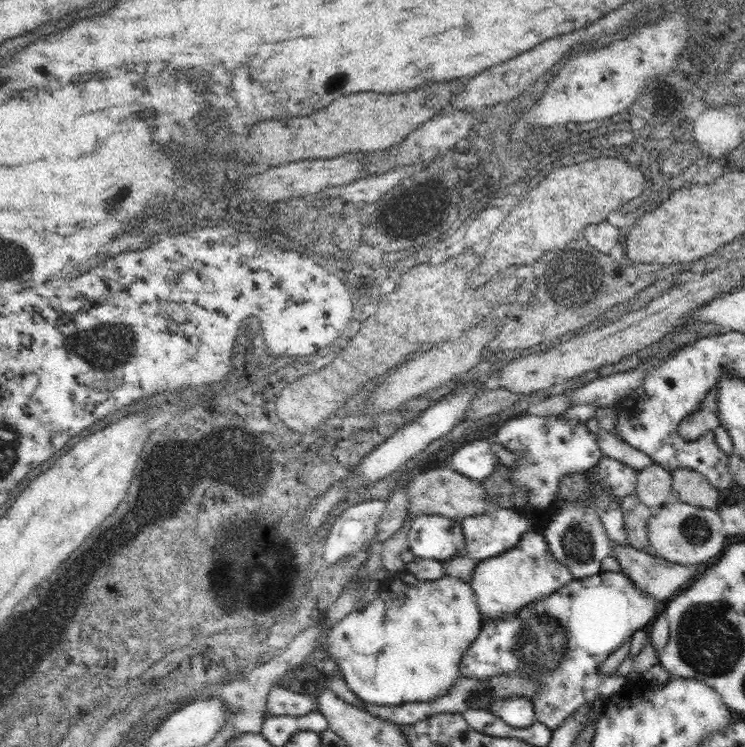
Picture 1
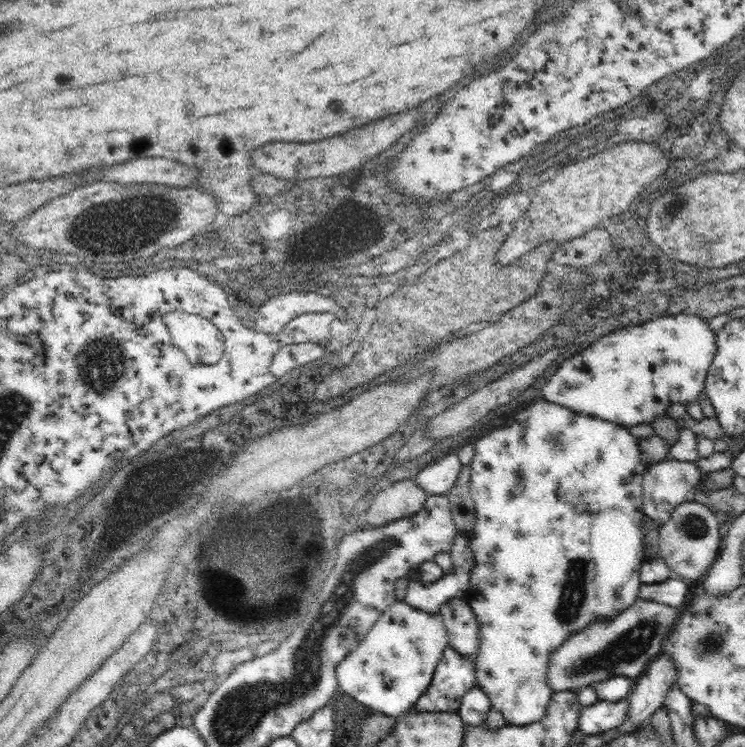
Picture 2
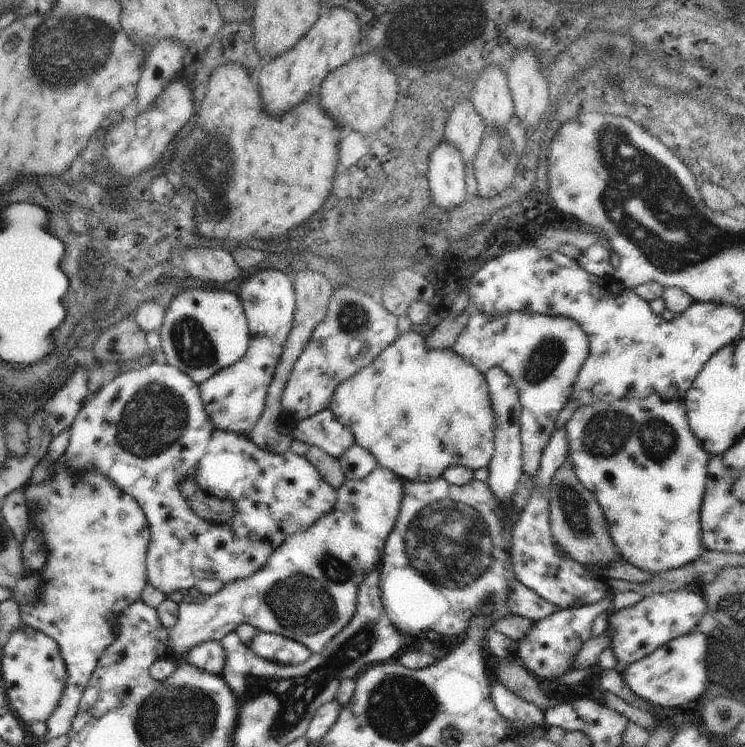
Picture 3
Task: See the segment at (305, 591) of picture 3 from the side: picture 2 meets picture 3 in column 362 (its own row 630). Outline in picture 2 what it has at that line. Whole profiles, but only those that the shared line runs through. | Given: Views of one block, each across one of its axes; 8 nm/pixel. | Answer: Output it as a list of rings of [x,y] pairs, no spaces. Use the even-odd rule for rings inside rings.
[[[536,402],[526,410],[518,412],[508,424],[496,428],[496,432],[488,432],[488,436],[480,436],[474,444],[474,460],[472,460],[472,500],[476,506],[476,522],[470,538],[470,550],[474,554],[474,568],[470,572],[470,588],[464,592],[468,604],[472,606],[478,624],[480,624],[480,648],[476,658],[476,684],[490,698],[494,710],[500,710],[508,722],[508,726],[526,726],[540,722],[548,706],[552,702],[554,692],[548,686],[548,664],[552,652],[556,652],[572,634],[582,632],[586,626],[598,620],[610,620],[620,616],[626,608],[640,598],[640,580],[642,564],[646,562],[644,552],[644,504],[642,504],[642,482],[648,466],[644,464],[638,438],[630,434],[628,428],[606,422],[588,414],[576,414],[564,406],[552,402]]]

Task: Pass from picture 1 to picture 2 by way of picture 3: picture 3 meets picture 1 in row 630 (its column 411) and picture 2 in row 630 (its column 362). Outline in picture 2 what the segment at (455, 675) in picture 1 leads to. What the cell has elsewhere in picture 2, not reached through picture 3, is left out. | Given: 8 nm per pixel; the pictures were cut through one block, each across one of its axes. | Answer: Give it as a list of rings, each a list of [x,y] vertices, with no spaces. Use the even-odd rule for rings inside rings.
[[[396,600],[388,612],[376,620],[366,638],[338,664],[336,678],[340,692],[352,696],[370,710],[382,710],[384,716],[400,718],[414,710],[430,688],[446,646],[450,644],[442,614],[420,612],[406,600]]]

